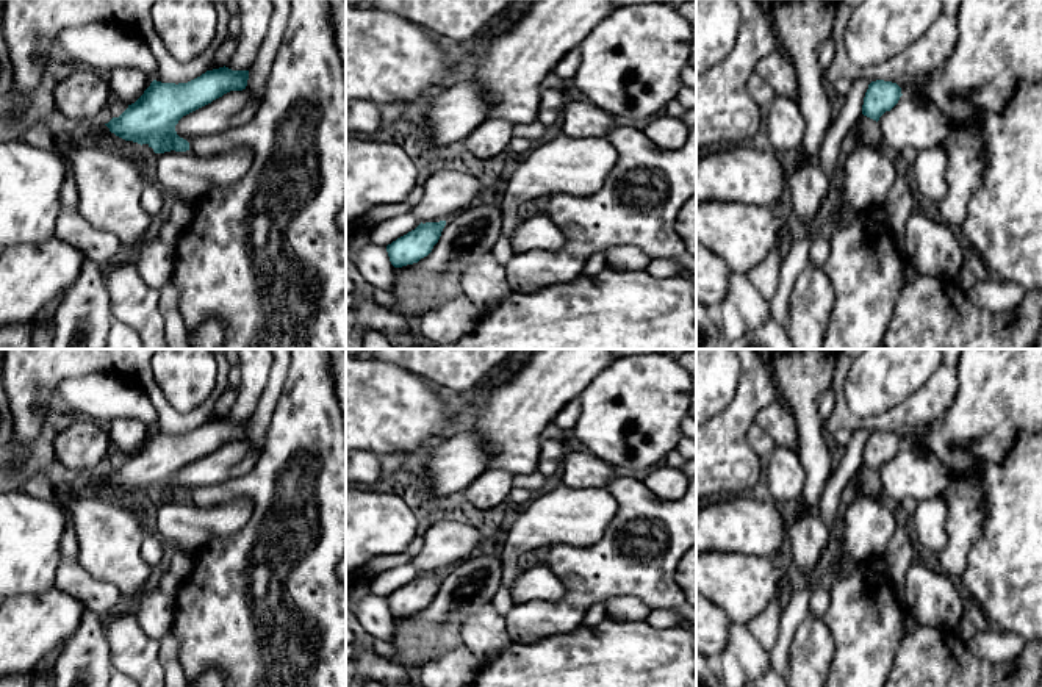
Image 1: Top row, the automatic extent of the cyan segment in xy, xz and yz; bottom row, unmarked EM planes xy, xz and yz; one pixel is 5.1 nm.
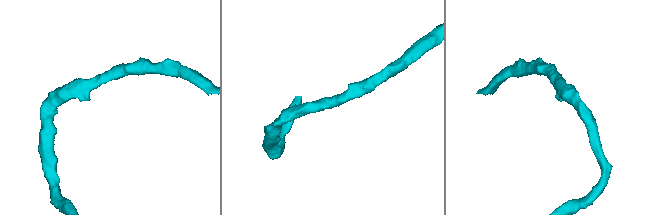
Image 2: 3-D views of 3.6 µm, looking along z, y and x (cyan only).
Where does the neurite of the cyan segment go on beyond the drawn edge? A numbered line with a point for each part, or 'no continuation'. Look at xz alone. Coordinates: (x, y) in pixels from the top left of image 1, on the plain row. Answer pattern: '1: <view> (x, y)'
no continuation

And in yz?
no continuation

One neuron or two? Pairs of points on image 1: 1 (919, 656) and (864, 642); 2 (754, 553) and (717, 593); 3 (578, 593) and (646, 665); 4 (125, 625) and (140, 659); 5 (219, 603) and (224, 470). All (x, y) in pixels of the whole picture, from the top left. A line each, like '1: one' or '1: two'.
1: two
2: one
3: two
4: one
5: two

